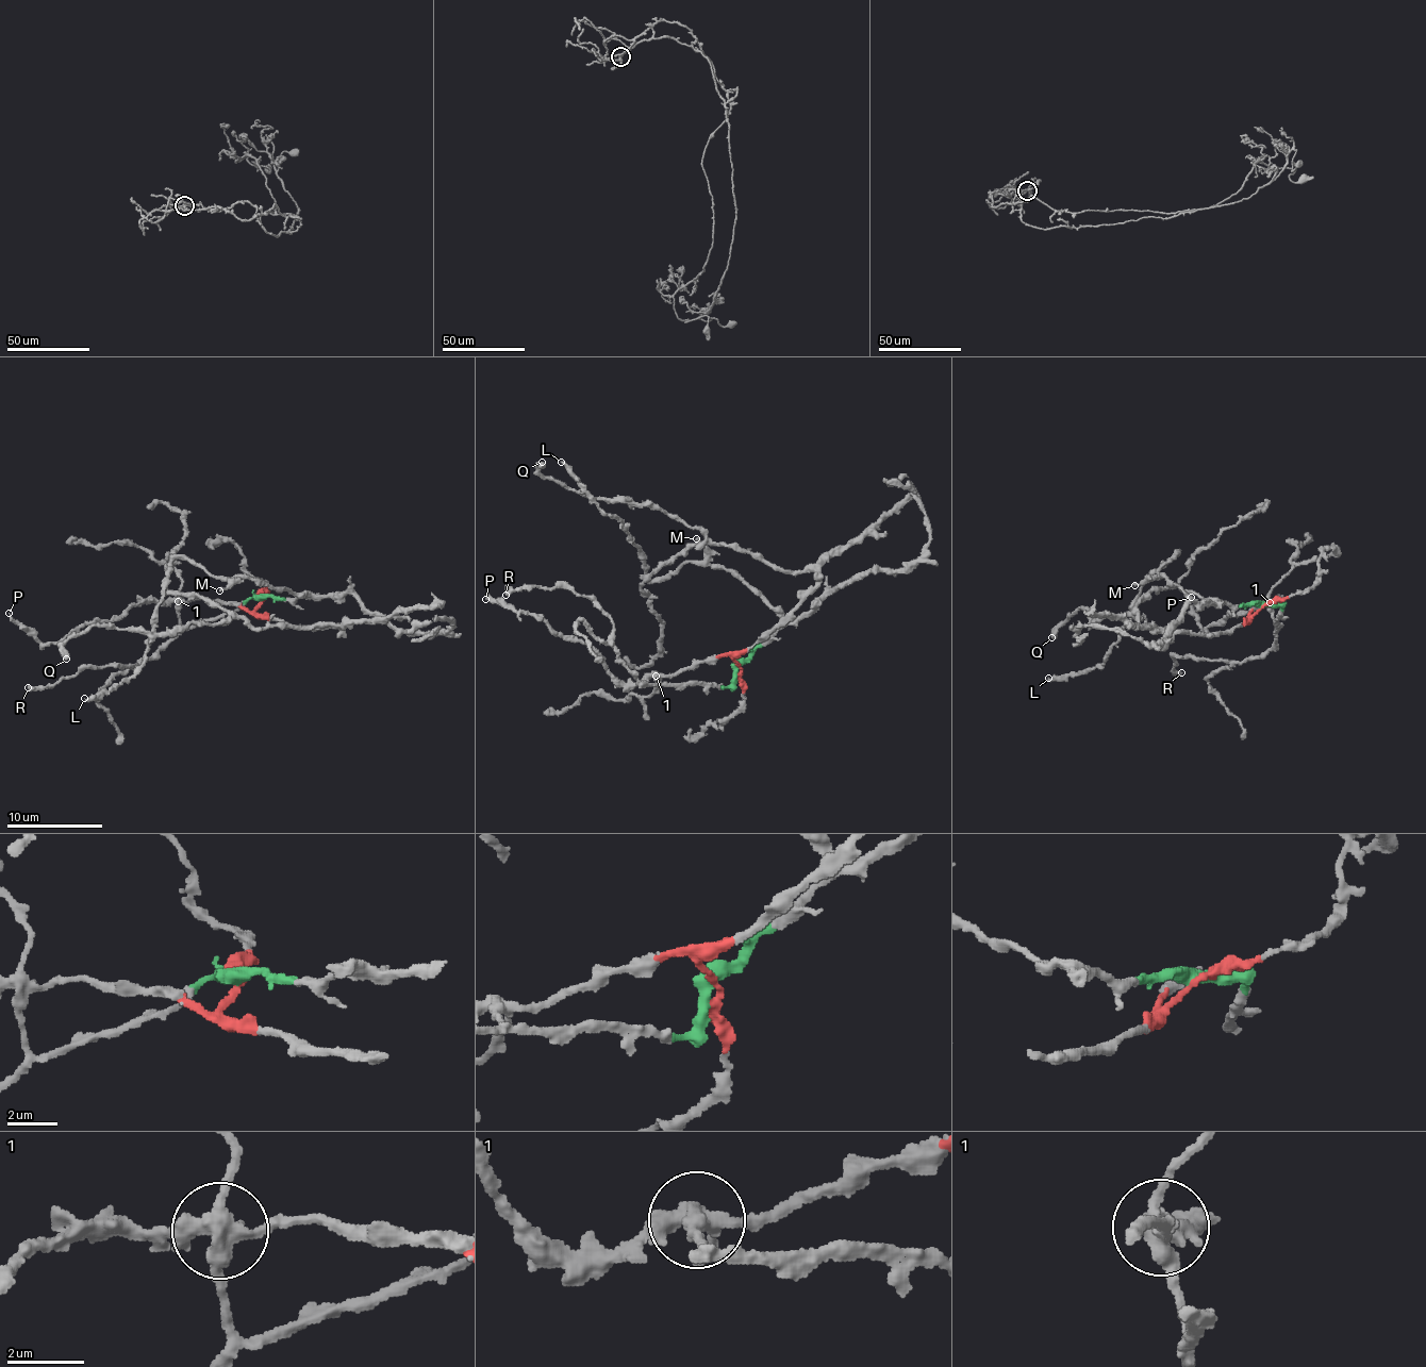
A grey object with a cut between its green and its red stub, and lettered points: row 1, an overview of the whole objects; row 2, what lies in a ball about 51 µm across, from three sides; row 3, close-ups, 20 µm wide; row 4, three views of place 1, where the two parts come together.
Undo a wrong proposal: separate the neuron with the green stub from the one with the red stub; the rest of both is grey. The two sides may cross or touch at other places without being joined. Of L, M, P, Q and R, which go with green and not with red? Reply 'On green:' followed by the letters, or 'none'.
On green: L, M, R

